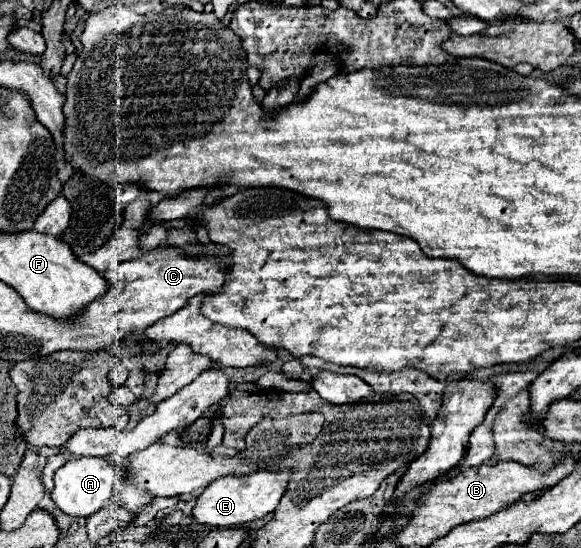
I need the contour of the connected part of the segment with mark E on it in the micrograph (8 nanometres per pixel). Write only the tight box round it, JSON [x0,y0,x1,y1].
[192,469,288,527]

